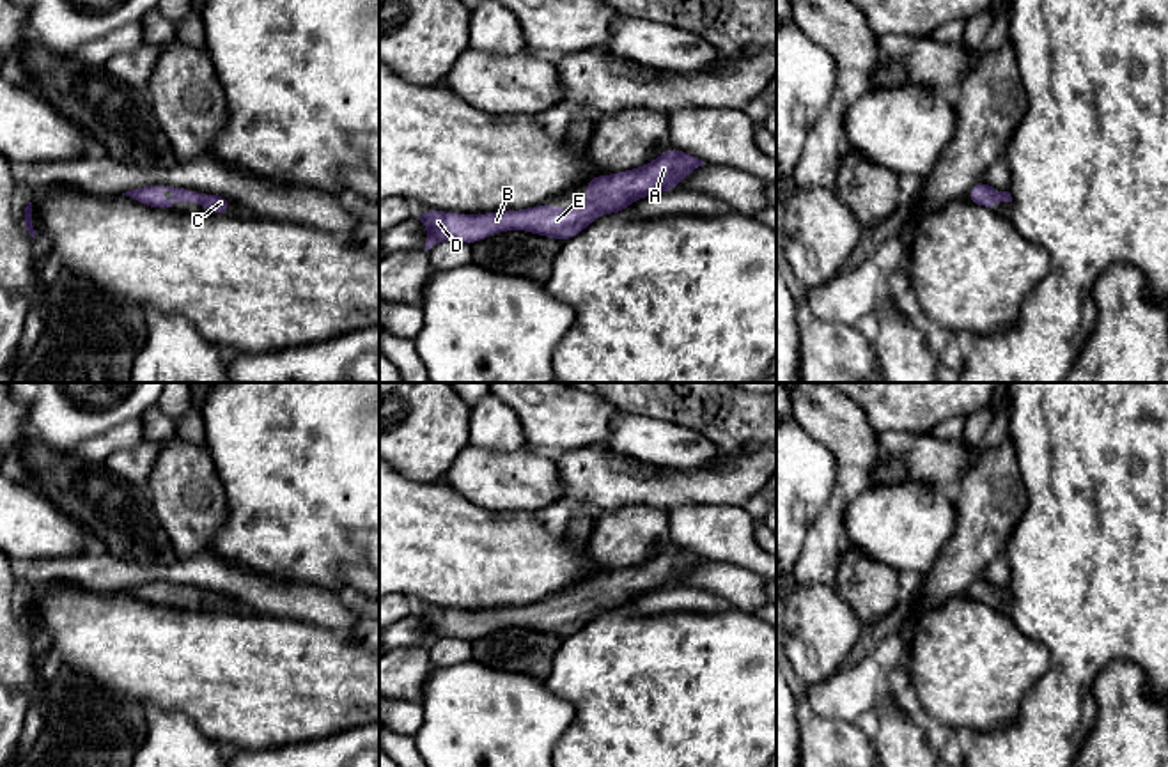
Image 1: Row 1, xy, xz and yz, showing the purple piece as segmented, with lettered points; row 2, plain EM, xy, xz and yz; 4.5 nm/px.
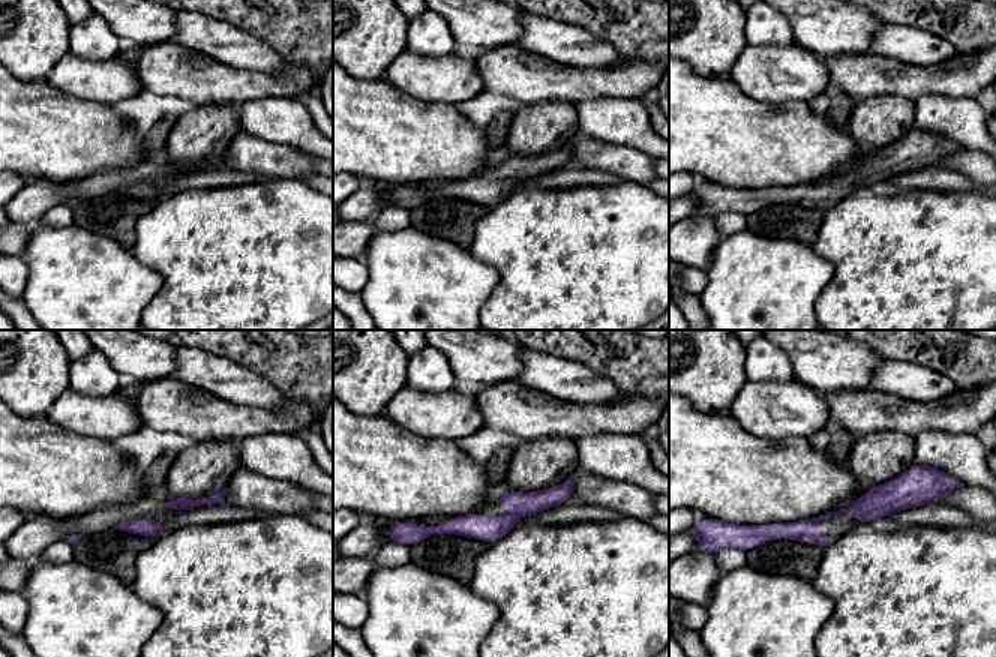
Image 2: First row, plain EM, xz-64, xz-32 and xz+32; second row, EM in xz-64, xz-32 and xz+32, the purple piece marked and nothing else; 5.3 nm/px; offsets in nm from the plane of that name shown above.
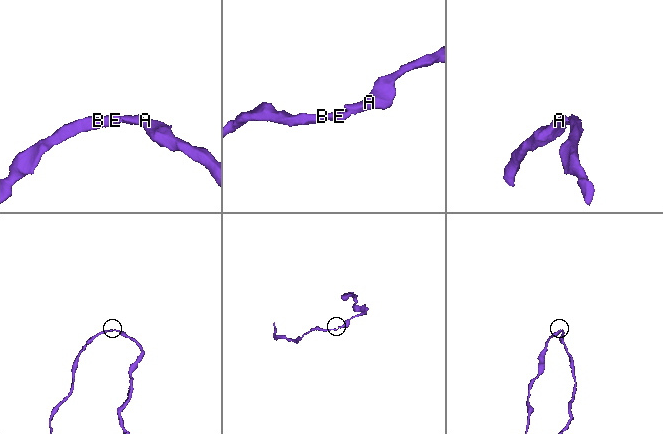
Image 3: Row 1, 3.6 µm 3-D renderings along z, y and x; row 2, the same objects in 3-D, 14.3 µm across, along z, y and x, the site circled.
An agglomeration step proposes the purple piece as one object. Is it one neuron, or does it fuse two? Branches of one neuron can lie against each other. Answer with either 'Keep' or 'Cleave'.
Keep

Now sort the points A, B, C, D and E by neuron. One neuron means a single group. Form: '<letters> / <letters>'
A B C D E

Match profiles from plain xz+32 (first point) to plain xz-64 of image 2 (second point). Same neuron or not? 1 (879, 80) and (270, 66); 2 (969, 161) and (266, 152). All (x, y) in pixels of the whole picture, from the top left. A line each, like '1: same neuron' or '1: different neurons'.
1: different neurons
2: same neuron

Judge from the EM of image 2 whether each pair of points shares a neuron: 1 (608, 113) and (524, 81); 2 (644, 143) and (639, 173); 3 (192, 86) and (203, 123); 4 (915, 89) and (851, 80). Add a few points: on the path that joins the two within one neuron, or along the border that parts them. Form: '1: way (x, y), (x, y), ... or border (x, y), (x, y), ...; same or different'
1: border (617, 96), (590, 98), (579, 105); different
2: border (608, 143), (632, 146), (653, 158); different
3: border (230, 102), (198, 105); different
4: way (899, 83), (867, 80); same

